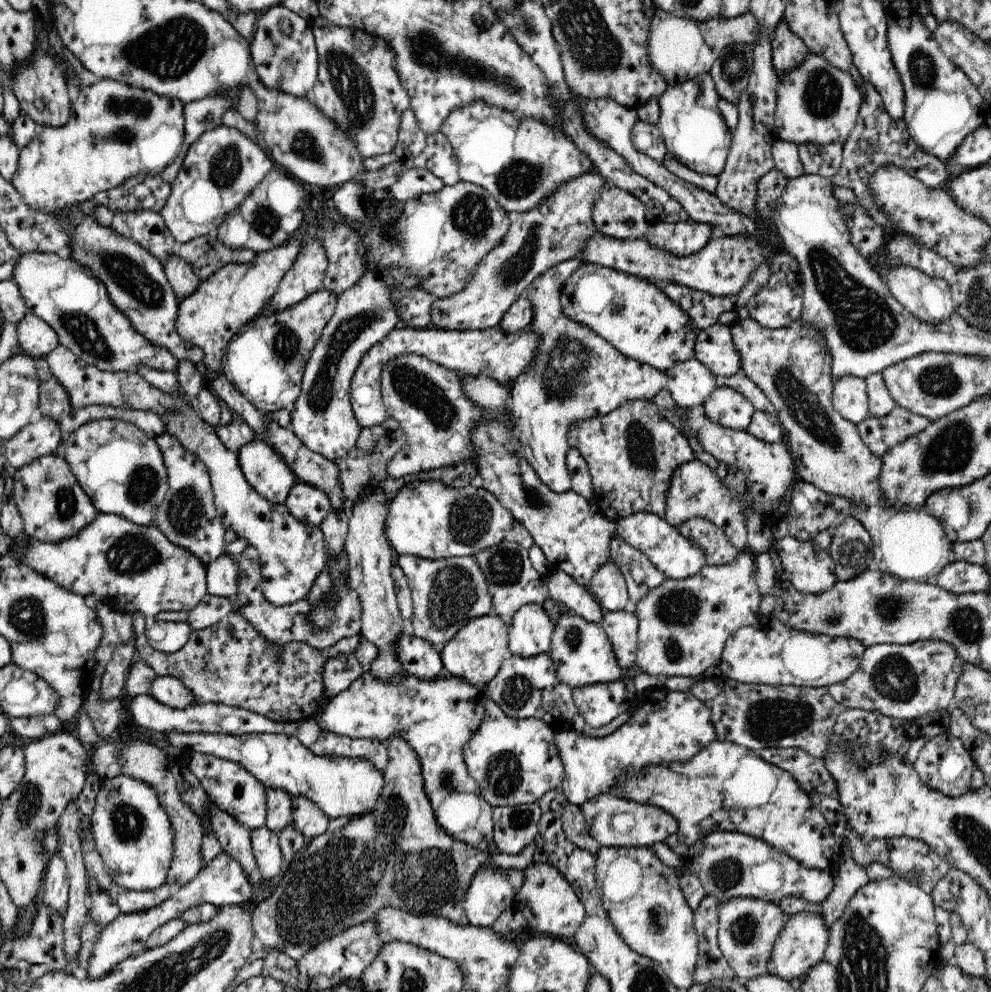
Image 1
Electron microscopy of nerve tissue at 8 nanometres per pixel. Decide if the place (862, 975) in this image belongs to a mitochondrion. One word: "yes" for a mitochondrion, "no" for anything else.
yes

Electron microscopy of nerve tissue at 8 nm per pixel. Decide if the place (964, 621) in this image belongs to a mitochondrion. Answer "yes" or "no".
yes

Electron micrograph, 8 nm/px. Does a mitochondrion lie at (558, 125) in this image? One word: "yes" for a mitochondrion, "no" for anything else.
no

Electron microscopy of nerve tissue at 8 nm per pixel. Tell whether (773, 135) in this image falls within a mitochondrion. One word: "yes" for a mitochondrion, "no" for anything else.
no

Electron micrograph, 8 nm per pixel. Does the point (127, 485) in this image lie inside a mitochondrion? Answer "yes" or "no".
yes

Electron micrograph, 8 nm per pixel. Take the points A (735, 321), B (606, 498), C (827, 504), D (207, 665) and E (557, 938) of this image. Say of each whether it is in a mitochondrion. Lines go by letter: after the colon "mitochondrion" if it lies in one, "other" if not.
A: other
B: other
C: other
D: mitochondrion
E: other

